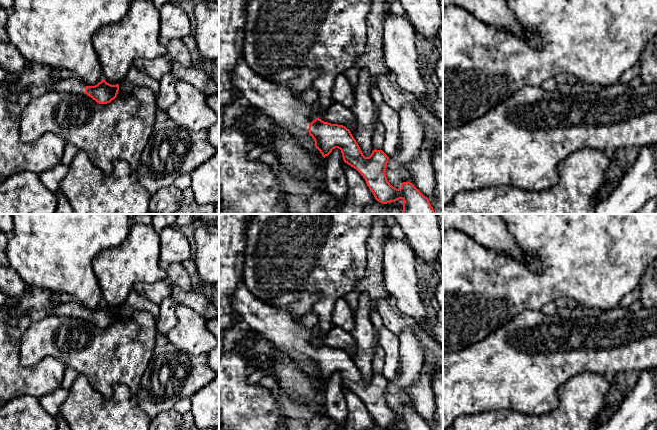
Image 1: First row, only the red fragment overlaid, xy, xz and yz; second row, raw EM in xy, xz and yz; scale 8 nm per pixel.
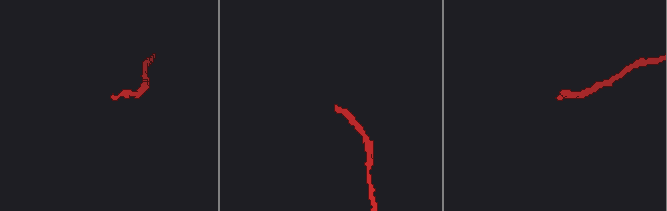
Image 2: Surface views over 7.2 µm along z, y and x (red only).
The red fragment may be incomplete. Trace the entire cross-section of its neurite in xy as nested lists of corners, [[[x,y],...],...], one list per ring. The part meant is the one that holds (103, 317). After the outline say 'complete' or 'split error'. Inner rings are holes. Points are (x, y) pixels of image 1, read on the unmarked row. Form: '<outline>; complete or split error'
[[[68,302],[51,307],[51,314],[77,318],[85,317],[97,327],[107,328],[117,321],[119,308],[111,309],[103,303],[95,310],[85,310],[80,302]]]; split error

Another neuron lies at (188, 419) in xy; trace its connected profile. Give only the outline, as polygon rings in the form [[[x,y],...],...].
[[[191,412],[182,415],[183,426],[180,430],[214,430],[212,428],[200,429],[195,425],[194,416]]]

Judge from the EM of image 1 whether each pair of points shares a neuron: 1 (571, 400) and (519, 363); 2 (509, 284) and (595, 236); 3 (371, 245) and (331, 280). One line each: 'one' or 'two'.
1: two
2: one
3: two

